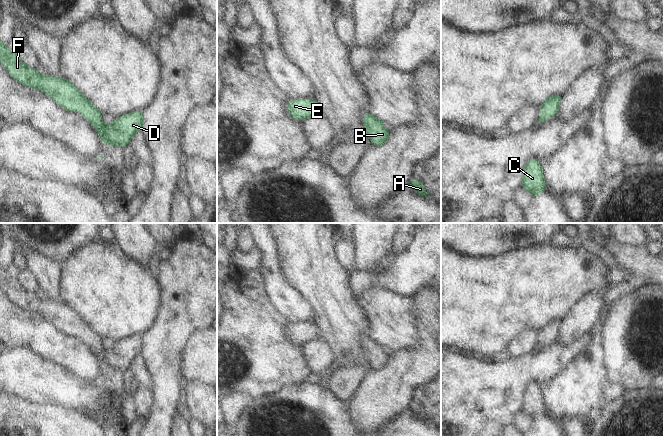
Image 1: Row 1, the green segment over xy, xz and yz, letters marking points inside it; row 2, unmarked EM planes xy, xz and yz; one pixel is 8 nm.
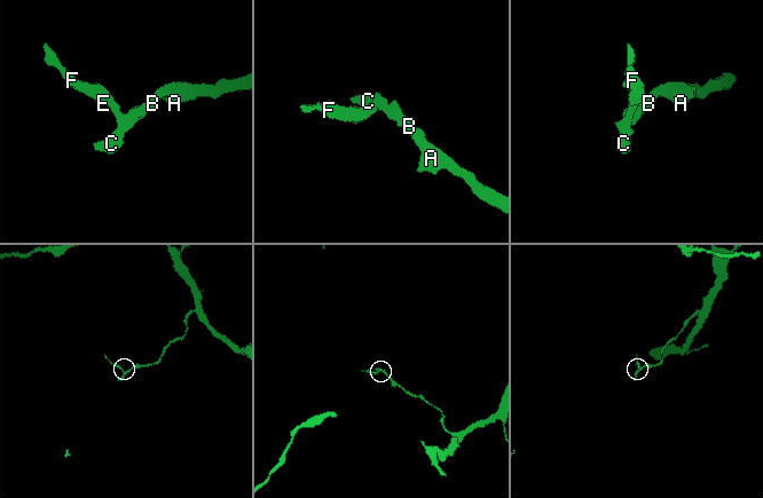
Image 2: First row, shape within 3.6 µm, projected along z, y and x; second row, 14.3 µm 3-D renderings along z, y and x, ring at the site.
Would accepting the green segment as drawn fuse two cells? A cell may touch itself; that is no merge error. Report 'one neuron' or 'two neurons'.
one neuron

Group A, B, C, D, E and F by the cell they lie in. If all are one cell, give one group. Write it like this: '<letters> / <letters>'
A B C D E F

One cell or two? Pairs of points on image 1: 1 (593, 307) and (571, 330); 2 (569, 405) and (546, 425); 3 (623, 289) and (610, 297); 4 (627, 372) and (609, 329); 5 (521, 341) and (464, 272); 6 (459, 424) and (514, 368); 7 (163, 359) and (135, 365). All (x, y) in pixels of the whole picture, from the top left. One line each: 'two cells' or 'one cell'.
1: one cell
2: two cells
3: one cell
4: one cell
5: two cells
6: one cell
7: two cells

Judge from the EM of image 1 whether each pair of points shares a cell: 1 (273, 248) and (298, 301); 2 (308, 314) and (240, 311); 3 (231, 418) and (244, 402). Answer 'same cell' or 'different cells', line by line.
1: same cell
2: different cells
3: same cell

